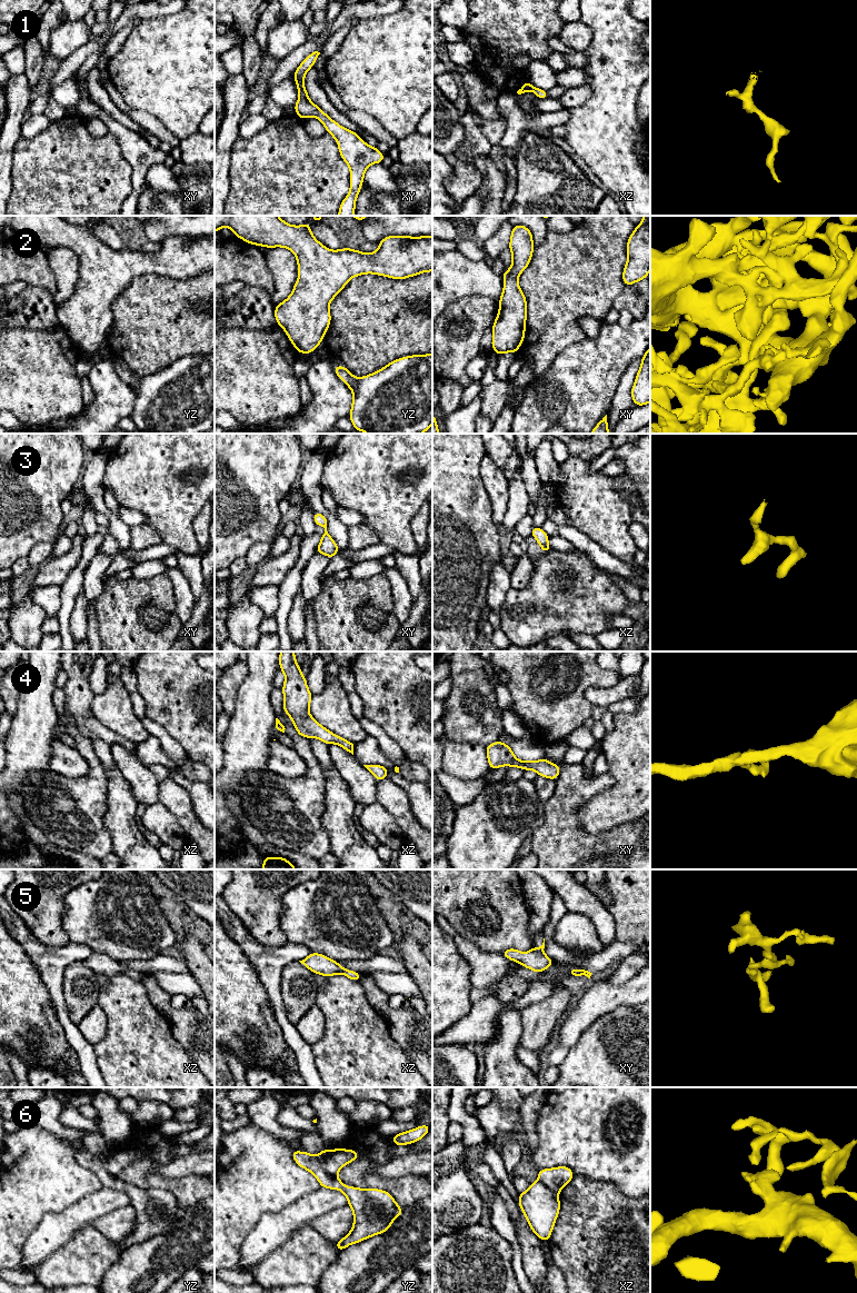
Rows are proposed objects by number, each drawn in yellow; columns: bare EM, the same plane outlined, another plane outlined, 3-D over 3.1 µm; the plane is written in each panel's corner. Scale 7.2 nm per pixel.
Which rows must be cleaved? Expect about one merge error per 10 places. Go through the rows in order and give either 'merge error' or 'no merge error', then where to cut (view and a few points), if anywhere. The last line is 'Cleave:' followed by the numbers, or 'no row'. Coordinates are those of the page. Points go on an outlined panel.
1: no merge error; cut none
2: no merge error; cut none
3: no merge error; cut none
4: no merge error; cut none
5: no merge error; cut none
6: no merge error; cut none
Cleave: no row

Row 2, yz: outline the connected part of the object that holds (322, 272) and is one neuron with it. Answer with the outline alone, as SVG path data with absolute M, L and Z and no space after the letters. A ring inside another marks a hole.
M215 216L215 232L222 227L230 228L236 237L248 243L283 247L295 253L299 277L291 295L275 307L275 317L296 350L303 355L315 351L323 340L331 321L329 304L351 278L373 273L401 280L432 271L432 236L389 236L381 239L377 251L363 253L351 248L330 250L313 237L308 223L292 226L278 216Z

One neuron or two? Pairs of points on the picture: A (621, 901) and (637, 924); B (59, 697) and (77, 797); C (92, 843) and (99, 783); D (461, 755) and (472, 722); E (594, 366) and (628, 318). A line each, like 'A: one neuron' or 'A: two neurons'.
A: one neuron
B: one neuron
C: one neuron
D: two neurons
E: two neurons

